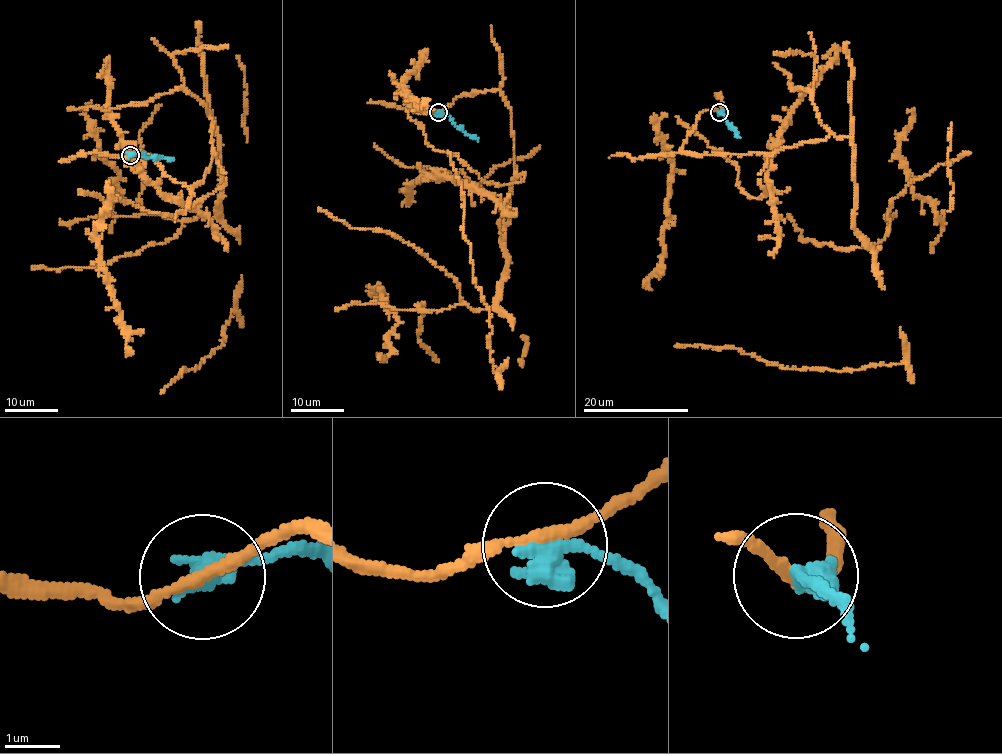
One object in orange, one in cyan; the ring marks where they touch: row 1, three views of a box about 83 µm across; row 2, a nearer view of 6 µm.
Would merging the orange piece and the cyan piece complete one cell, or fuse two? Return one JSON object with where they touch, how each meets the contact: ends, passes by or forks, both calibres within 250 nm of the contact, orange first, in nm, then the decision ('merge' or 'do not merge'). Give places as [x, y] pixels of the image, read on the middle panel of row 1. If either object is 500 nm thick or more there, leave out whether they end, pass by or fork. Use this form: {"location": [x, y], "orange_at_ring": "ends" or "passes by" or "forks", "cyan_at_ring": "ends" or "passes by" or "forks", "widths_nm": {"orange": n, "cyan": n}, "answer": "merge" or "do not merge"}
{"location": [438, 112], "orange_at_ring": "passes by", "cyan_at_ring": "ends", "widths_nm": {"orange": 200, "cyan": 400}, "answer": "do not merge"}

